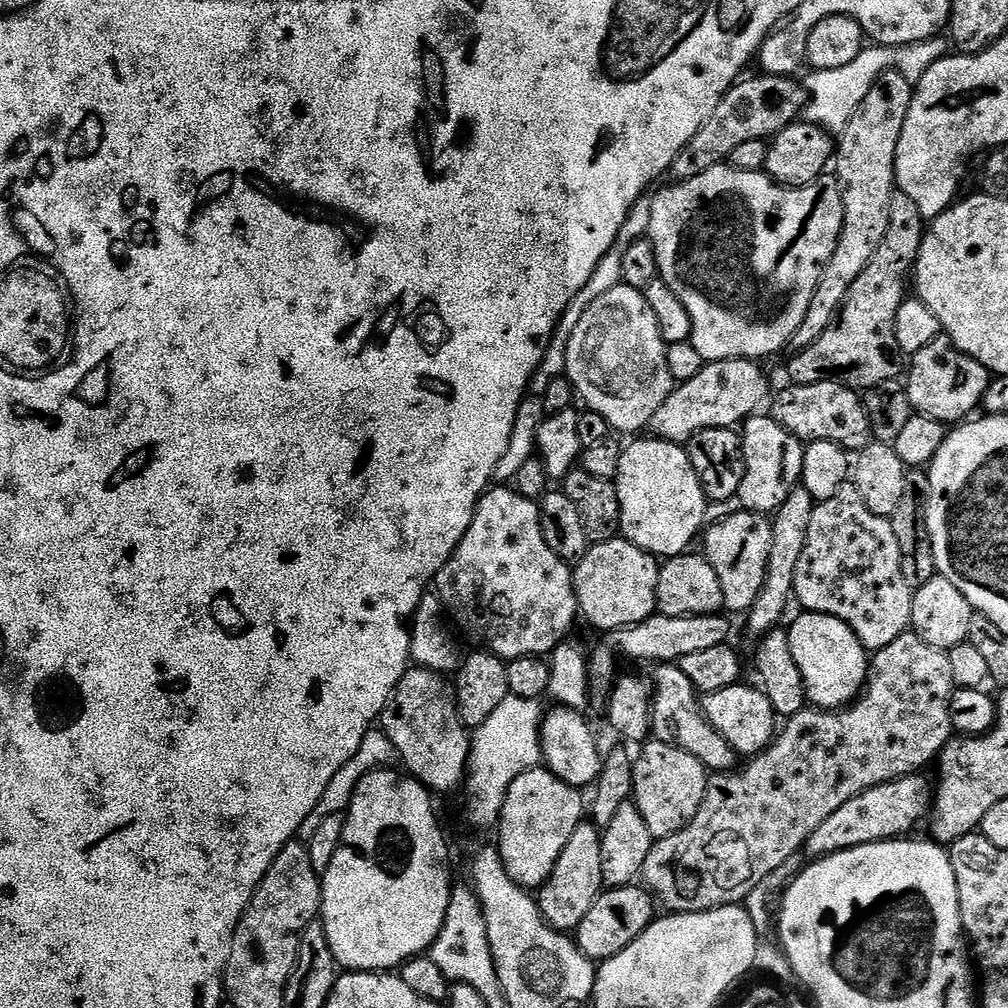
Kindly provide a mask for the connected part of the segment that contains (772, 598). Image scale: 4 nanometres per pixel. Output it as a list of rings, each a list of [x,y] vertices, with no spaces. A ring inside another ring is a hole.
[[[798,486],[790,494],[786,502],[782,502],[780,509],[771,517],[772,537],[770,538],[770,558],[766,562],[766,582],[754,602],[754,606],[746,614],[748,632],[753,638],[765,636],[781,623],[784,611],[788,608],[788,600],[793,599],[794,570],[798,570],[798,558],[802,558],[802,546],[806,542],[806,530],[810,524],[810,514],[814,501],[810,494]]]

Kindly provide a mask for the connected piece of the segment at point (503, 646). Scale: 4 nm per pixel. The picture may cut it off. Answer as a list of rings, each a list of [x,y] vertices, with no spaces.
[[[492,486],[480,497],[476,504],[476,513],[470,522],[470,530],[458,542],[454,554],[446,562],[444,569],[437,574],[434,581],[435,595],[440,599],[440,605],[446,613],[447,619],[456,623],[456,628],[472,643],[471,647],[476,650],[492,652],[499,660],[510,661],[518,658],[534,656],[537,658],[547,657],[558,647],[559,644],[565,643],[568,631],[572,628],[572,623],[578,620],[578,609],[576,607],[576,586],[574,583],[574,572],[565,560],[560,560],[554,552],[546,546],[546,540],[542,538],[542,528],[540,526],[540,505],[535,500],[528,500],[520,495],[518,491],[508,486]]]

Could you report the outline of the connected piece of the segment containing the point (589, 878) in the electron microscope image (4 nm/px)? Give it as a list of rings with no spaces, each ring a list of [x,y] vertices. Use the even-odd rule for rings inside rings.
[[[581,822],[574,834],[570,834],[570,842],[566,842],[566,850],[562,850],[548,880],[538,889],[542,918],[561,934],[571,933],[578,927],[604,888],[601,835],[601,829],[594,824]]]

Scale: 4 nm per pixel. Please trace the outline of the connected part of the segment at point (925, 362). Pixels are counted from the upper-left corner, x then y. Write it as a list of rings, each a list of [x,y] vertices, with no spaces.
[[[943,334],[930,342],[926,350],[911,357],[910,364],[912,369],[908,372],[906,391],[913,413],[939,420],[945,426],[955,425],[971,417],[971,412],[981,407],[984,394],[990,387],[988,369],[977,360],[971,360],[965,352],[959,352],[952,347],[951,340]]]

